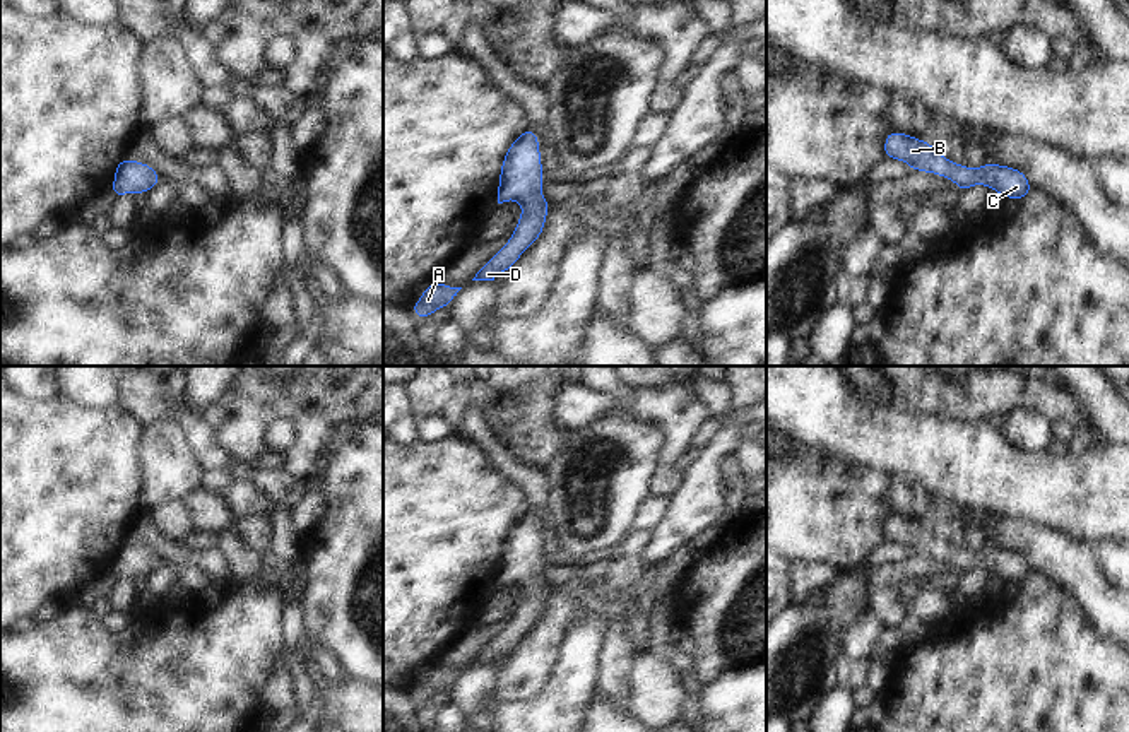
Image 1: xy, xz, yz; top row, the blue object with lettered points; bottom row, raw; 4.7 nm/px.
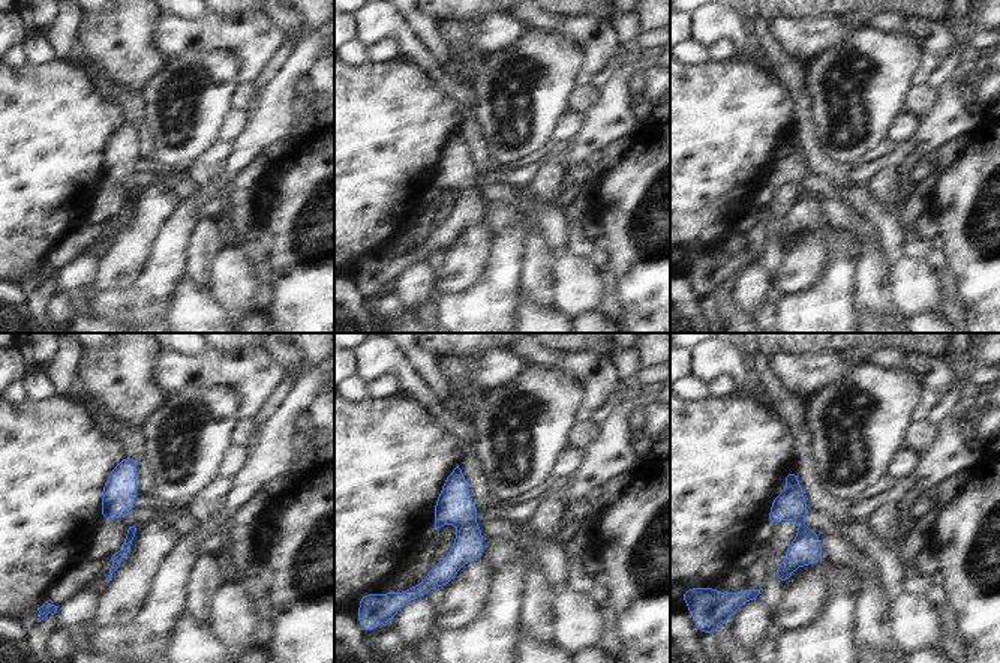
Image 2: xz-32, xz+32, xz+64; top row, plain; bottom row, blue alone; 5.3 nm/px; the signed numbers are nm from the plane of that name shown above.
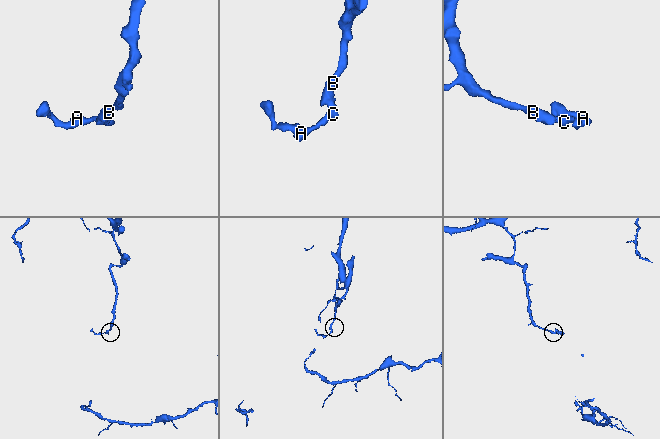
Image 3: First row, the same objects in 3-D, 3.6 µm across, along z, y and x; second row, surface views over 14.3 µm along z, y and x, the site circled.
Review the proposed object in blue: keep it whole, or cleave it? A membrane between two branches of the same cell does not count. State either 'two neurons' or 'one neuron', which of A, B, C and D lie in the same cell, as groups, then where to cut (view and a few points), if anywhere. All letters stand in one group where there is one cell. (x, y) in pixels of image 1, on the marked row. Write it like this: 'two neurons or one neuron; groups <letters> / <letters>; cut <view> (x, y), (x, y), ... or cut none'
one neuron; groups A B C D; cut none

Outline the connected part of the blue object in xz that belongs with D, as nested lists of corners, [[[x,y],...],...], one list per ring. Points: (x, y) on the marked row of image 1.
[[[529,127],[505,154],[498,181],[498,204],[518,200],[522,215],[508,243],[481,267],[472,280],[494,280],[498,272],[506,274],[544,231],[551,202],[539,190],[546,181],[539,145],[535,128]]]

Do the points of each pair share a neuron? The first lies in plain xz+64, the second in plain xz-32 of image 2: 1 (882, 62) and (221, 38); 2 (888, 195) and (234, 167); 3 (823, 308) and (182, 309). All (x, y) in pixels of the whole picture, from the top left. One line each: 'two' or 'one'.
1: two
2: two
3: two

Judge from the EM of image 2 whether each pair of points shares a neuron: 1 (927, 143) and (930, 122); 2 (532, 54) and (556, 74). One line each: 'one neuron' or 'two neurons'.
1: one neuron
2: one neuron

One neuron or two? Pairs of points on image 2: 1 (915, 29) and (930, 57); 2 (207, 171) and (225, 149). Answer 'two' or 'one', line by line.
1: one
2: one

